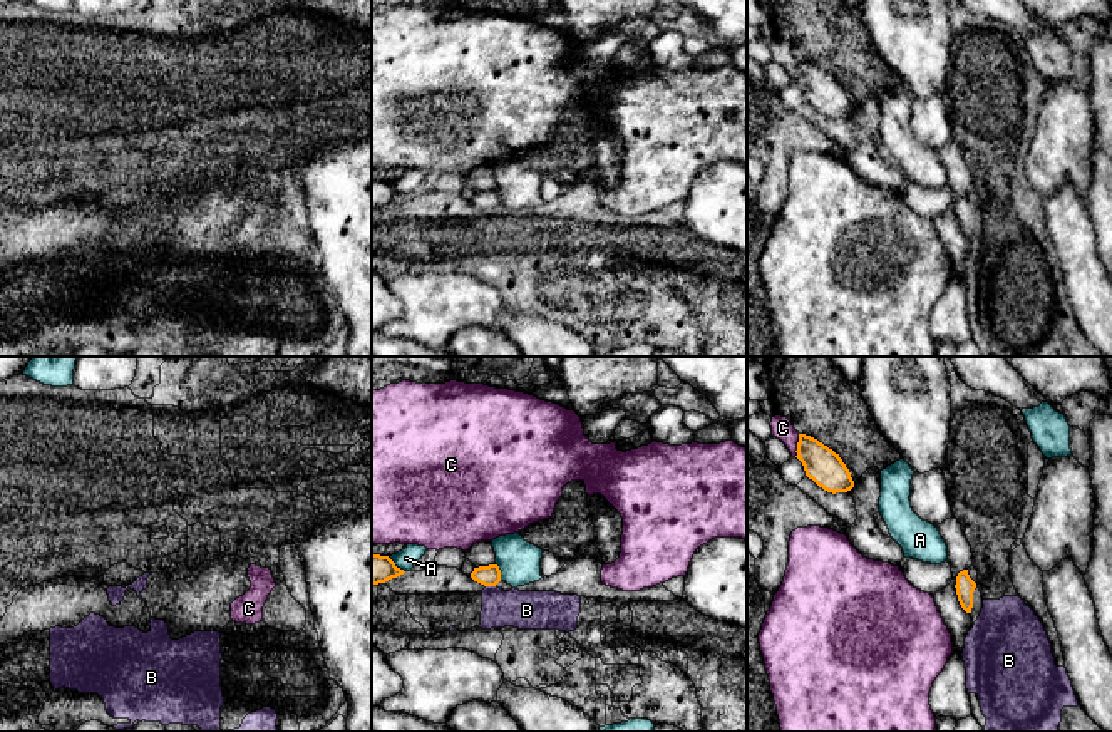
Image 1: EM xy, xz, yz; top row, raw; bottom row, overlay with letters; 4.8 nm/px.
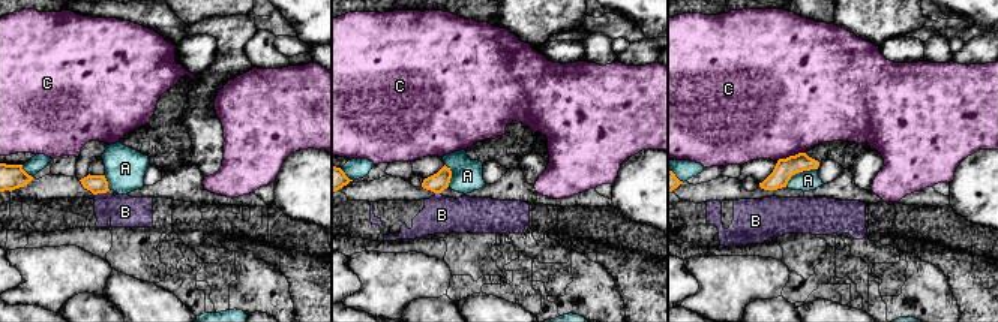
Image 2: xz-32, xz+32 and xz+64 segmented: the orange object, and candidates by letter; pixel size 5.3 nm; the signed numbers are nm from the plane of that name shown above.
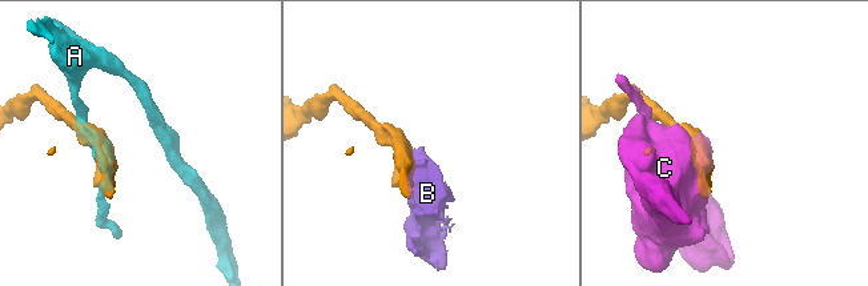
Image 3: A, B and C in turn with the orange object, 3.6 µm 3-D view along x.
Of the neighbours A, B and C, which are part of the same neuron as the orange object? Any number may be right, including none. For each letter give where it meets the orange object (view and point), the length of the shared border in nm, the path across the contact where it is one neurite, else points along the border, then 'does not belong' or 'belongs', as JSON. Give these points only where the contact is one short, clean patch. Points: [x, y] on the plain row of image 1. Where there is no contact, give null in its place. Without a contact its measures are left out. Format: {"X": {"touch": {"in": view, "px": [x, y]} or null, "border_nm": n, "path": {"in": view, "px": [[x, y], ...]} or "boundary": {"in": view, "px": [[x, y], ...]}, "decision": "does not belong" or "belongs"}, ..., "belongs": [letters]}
{"A": {"touch": {"in": "xz", "px": [499, 196]}, "border_nm": 90, "decision": "does not belong"}, "B": {"touch": {"in": "xz", "px": [491, 210]}, "border_nm": 50, "boundary": {"in": "xz", "px": [[486, 210], [494, 211]]}, "decision": "does not belong"}, "C": {"touch": {"in": "yz", "px": [797, 71]}, "border_nm": 110, "decision": "does not belong"}, "belongs": []}

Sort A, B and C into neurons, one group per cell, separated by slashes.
A / B / C

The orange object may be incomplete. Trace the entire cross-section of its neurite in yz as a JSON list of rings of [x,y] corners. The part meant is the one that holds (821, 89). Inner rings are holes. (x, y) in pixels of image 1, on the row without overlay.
[[[799,59],[797,84],[806,101],[827,117],[847,117],[854,112],[849,94],[832,74],[817,64]]]

